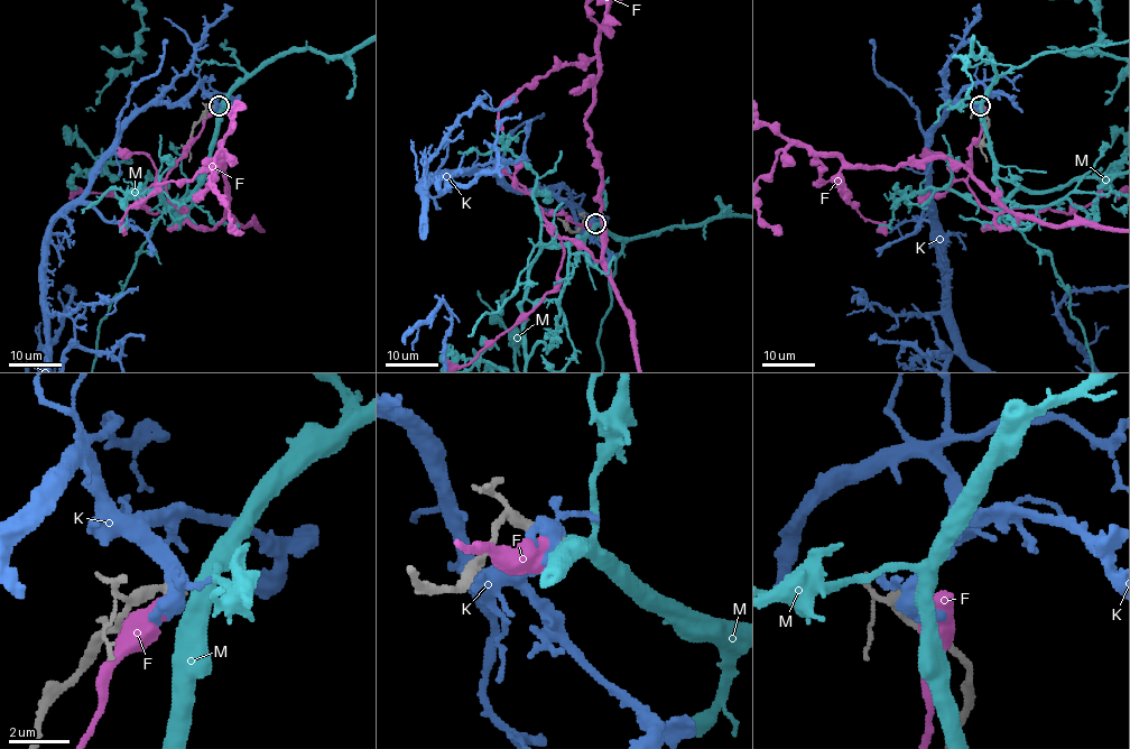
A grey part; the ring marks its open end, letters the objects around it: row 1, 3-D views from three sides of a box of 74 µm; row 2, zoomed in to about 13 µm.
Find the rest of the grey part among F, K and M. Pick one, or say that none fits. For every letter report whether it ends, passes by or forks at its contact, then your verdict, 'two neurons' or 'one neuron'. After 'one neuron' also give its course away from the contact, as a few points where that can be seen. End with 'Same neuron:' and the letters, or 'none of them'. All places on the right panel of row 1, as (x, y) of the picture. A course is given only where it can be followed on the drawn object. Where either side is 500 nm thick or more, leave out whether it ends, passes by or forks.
F: two neurons
K: it forks | two neurons
M: it forks | one neuron
Same neuron: M

